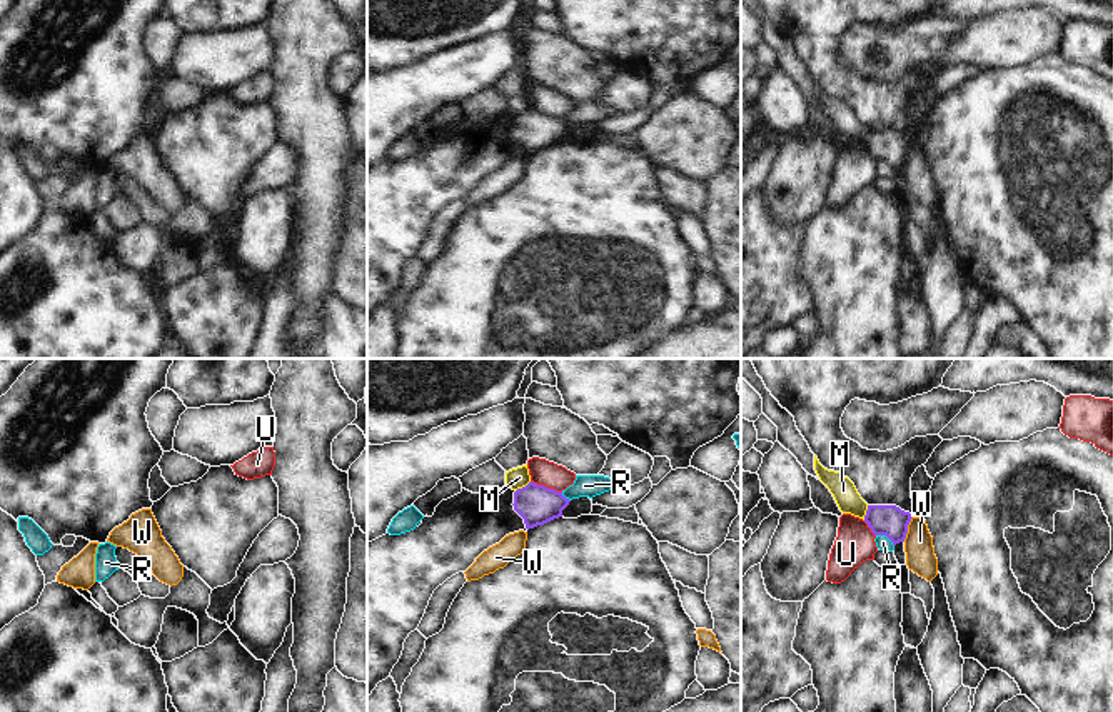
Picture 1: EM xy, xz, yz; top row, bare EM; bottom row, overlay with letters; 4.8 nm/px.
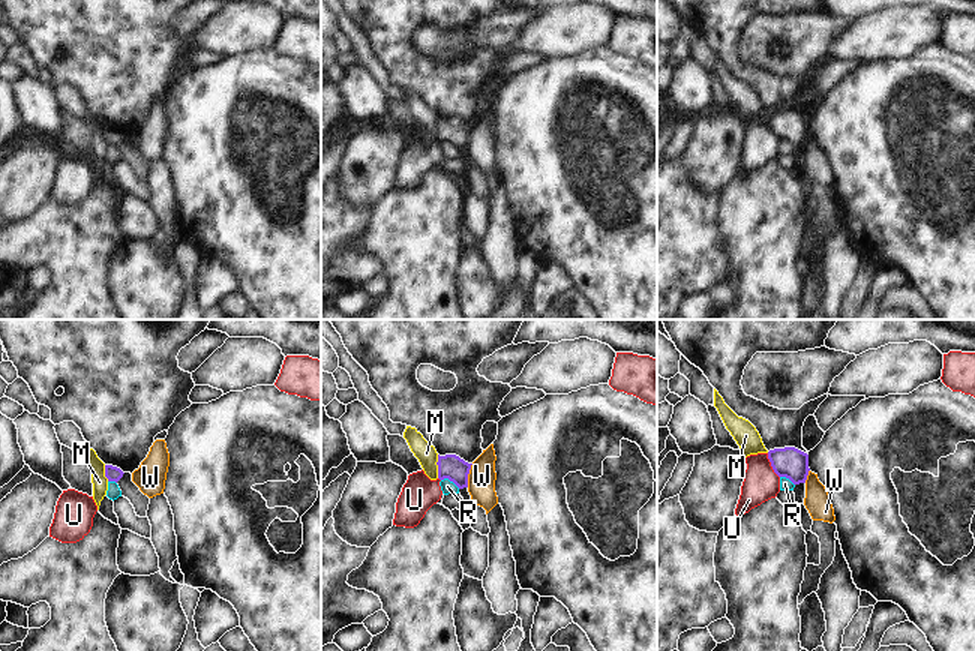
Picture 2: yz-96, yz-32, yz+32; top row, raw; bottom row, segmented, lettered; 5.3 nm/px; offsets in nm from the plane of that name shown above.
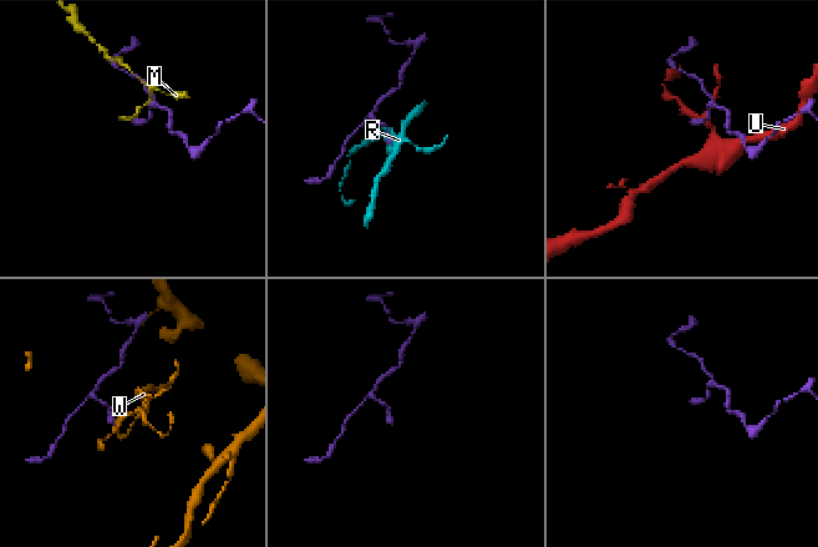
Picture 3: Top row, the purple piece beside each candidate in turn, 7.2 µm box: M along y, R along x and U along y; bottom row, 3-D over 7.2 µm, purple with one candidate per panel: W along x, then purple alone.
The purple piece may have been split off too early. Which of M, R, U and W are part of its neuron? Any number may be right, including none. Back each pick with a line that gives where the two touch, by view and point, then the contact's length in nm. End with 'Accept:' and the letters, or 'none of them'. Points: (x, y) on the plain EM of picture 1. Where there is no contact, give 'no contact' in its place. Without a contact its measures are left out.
Accept: none of them

